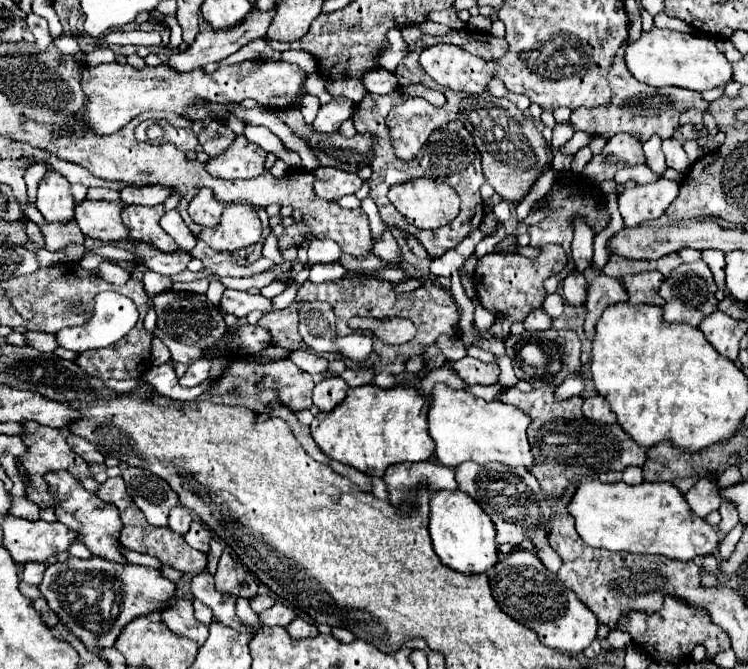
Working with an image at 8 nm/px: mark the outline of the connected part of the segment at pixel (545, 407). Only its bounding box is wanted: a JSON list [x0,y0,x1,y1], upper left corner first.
[500,387,646,497]

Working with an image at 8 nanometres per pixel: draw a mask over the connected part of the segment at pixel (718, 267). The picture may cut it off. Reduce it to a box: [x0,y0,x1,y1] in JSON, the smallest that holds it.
[702,250,731,295]

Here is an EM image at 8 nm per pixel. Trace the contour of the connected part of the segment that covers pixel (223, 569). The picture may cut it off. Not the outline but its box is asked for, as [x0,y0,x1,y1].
[214,551,258,599]

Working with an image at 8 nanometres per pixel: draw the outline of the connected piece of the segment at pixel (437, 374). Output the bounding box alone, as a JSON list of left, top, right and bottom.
[422,367,466,395]

